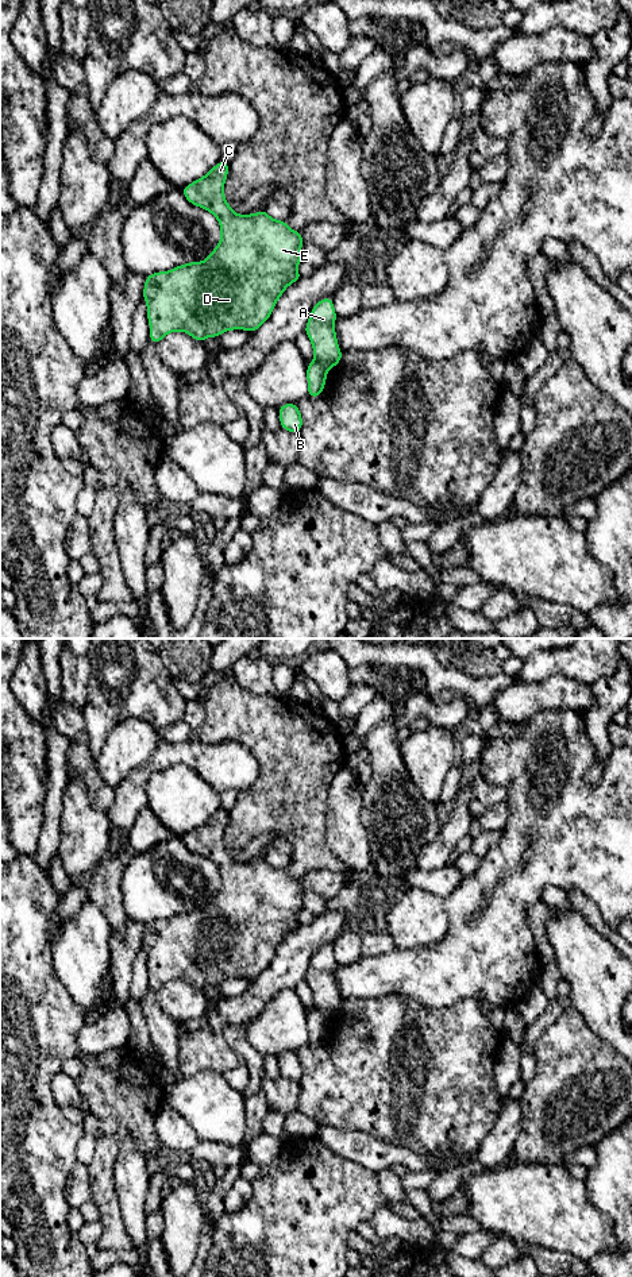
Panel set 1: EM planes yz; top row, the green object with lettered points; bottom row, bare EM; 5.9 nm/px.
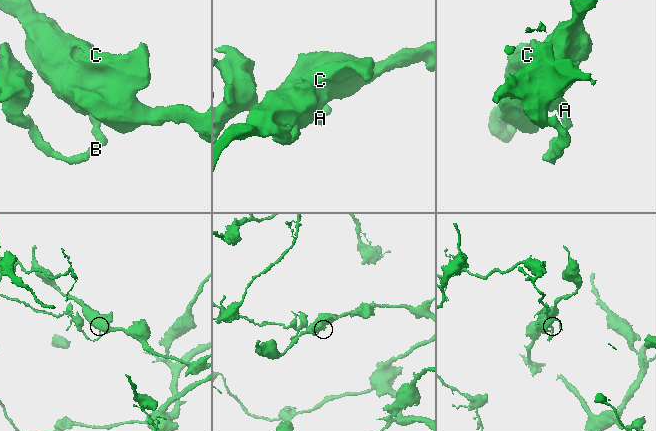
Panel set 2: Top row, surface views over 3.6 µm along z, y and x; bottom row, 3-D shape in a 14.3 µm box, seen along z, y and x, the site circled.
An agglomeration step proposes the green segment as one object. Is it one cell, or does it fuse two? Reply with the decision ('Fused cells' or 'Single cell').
Fused cells

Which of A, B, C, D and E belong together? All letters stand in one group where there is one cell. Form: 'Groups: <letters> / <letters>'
Groups: A C D E / B

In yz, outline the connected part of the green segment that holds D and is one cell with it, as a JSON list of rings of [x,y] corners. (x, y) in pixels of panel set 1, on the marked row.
[[[220,161],[204,177],[181,189],[185,198],[216,216],[221,238],[203,262],[189,262],[169,271],[146,275],[143,300],[147,304],[150,342],[158,344],[165,335],[182,331],[197,342],[219,337],[226,331],[255,332],[266,323],[285,289],[300,281],[298,263],[305,242],[285,220],[274,220],[262,209],[238,215],[224,198],[230,163]]]

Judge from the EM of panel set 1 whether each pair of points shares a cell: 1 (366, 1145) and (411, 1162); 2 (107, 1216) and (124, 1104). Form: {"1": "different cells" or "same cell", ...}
{"1": "same cell", "2": "same cell"}

